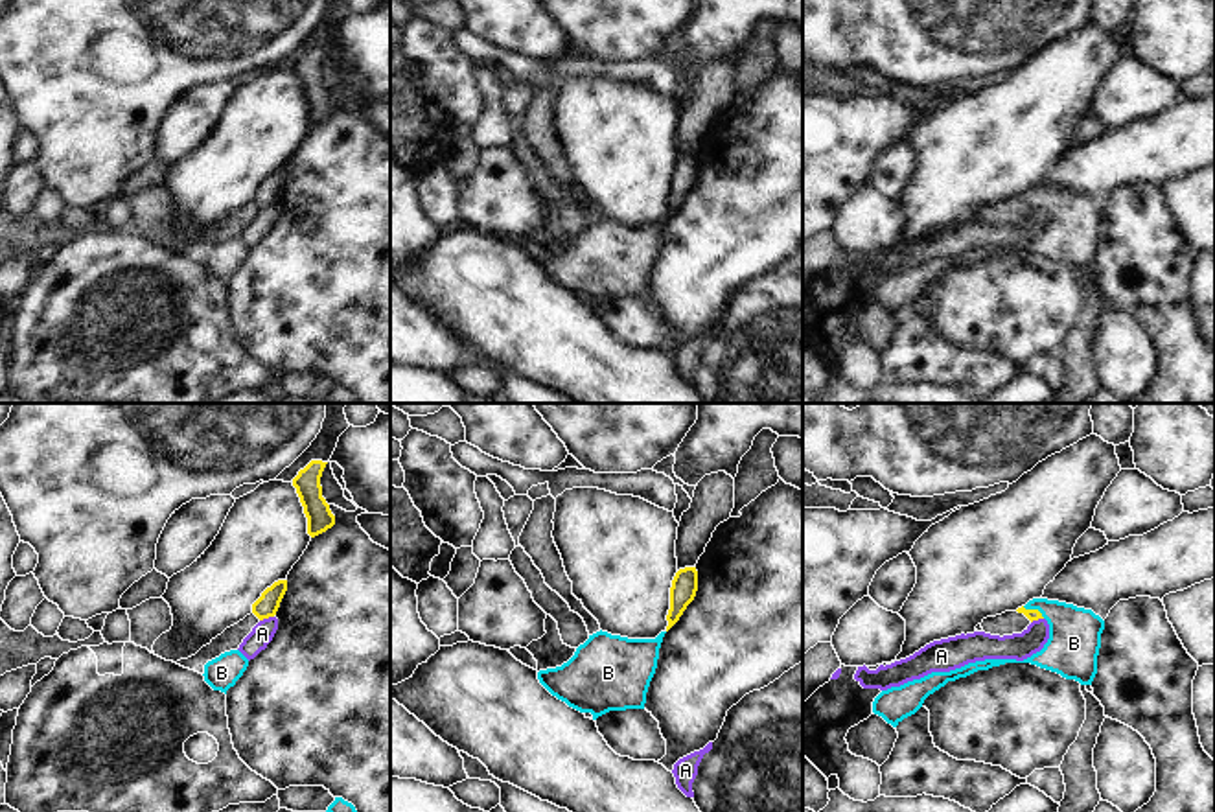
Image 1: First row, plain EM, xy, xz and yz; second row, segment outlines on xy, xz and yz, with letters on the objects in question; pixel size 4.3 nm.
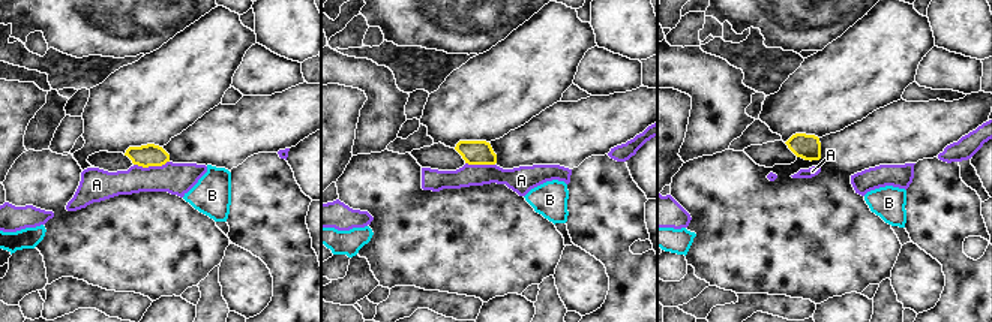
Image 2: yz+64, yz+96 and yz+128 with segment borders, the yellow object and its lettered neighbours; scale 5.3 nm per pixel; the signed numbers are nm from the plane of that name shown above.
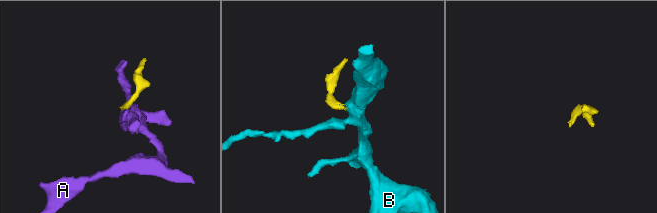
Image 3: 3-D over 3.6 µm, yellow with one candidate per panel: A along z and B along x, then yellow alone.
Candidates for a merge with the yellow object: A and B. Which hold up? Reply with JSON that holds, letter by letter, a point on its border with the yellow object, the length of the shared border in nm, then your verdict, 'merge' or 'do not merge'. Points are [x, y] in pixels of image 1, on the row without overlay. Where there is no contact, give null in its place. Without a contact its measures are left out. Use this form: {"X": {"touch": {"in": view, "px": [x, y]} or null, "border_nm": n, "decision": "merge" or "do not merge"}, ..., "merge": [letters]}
{"A": {"touch": {"in": "xy", "px": [266, 205]}, "border_nm": 70, "decision": "do not merge"}, "B": {"touch": {"in": "yz", "px": [1033, 197]}, "border_nm": 120, "decision": "merge"}, "merge": ["B"]}

